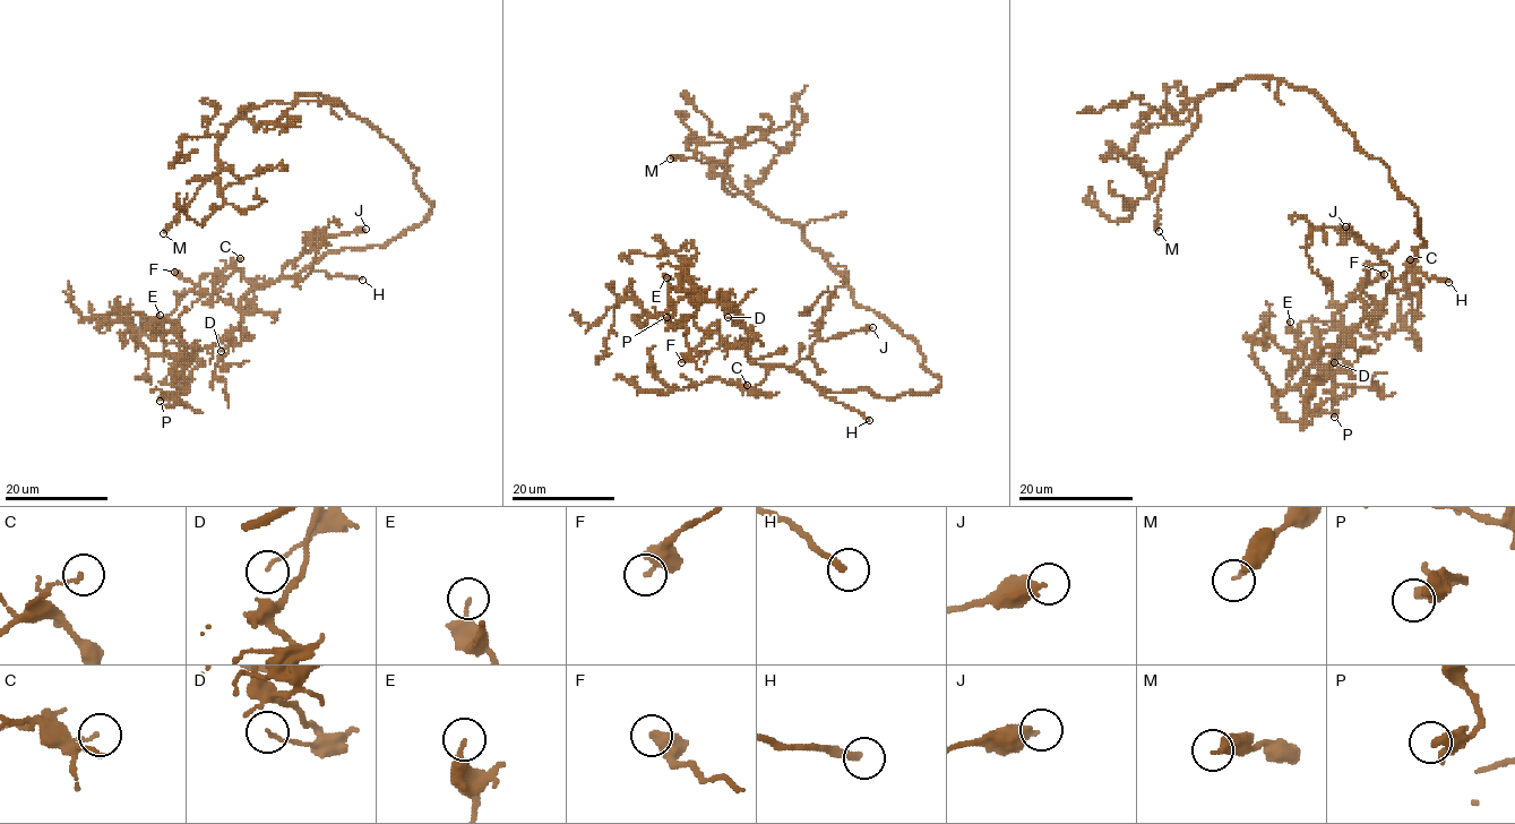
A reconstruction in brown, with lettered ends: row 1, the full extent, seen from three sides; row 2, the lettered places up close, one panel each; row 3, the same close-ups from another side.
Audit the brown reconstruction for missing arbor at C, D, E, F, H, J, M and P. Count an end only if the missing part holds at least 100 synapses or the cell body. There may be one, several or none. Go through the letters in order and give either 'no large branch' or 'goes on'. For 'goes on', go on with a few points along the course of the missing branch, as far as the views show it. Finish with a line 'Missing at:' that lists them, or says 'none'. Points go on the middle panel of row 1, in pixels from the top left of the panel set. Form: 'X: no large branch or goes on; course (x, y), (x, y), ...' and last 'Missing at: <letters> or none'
C: no large branch
D: no large branch
E: no large branch
F: no large branch
H: goes on; course (869, 420), (877, 446), (819, 477), (719, 473), (655, 477), (621, 470), (603, 460), (590, 460), (588, 456)
J: no large branch
M: no large branch
P: no large branch
Missing at: H

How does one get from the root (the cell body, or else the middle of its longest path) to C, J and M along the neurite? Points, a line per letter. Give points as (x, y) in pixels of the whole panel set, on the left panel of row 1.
C: (433, 203), (419, 224), (385, 246), (329, 251), (297, 274), (263, 289), (243, 276), (234, 263), (240, 258)
J: (433, 203), (419, 224), (385, 246), (329, 251), (292, 276), (283, 274), (283, 268), (309, 243), (366, 229)
M: (433, 203), (388, 138), (338, 100), (298, 95), (231, 123), (217, 174), (163, 233)

